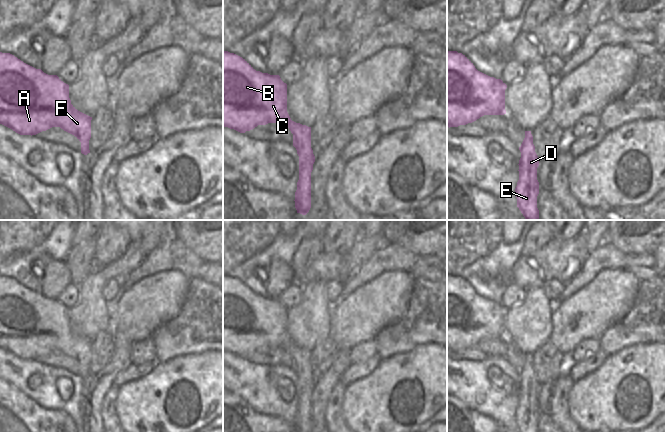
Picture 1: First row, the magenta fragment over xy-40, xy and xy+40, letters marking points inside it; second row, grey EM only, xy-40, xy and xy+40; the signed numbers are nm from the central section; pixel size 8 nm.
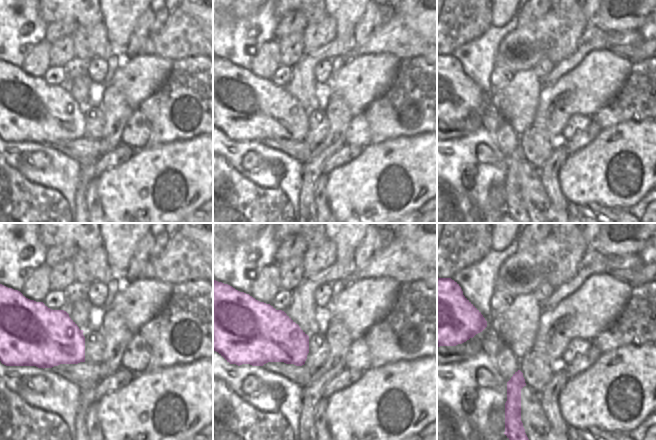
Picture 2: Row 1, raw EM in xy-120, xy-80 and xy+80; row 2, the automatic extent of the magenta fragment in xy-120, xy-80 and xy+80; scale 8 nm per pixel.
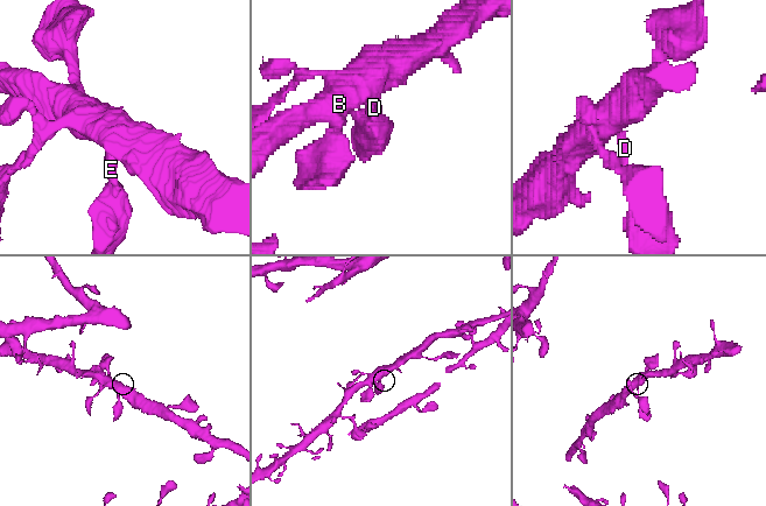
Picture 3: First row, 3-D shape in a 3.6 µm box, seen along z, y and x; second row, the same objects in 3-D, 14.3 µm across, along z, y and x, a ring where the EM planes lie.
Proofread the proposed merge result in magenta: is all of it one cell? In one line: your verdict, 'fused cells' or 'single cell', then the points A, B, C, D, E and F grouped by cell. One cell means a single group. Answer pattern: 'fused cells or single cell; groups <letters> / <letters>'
single cell; groups A B C D E F

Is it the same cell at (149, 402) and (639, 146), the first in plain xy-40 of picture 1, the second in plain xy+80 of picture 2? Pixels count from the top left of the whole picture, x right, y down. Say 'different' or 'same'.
same

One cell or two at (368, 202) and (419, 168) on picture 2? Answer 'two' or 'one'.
one

